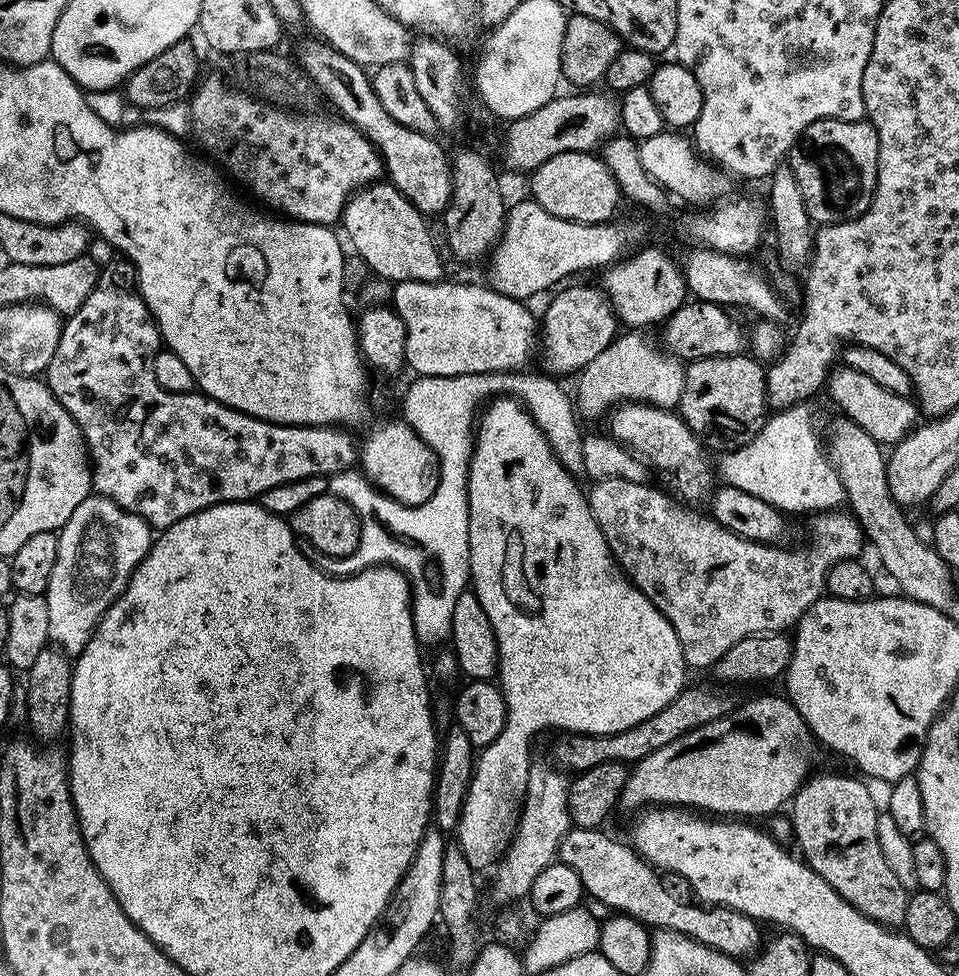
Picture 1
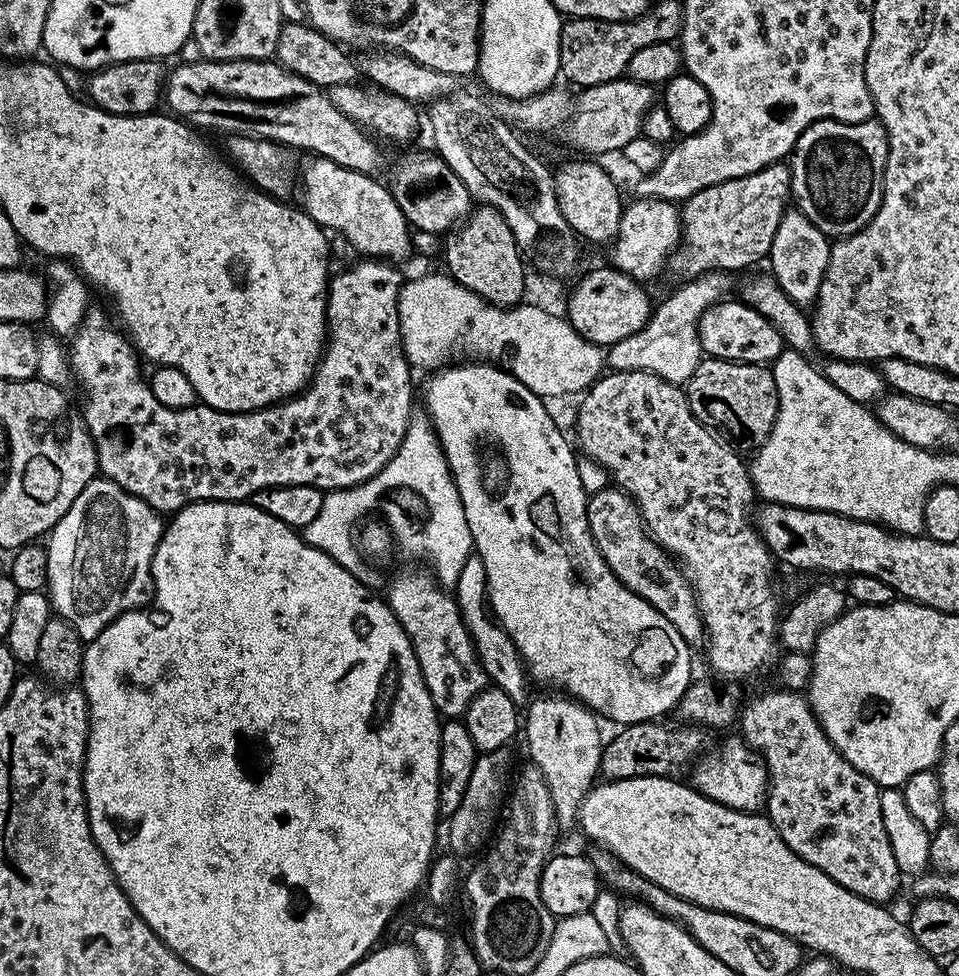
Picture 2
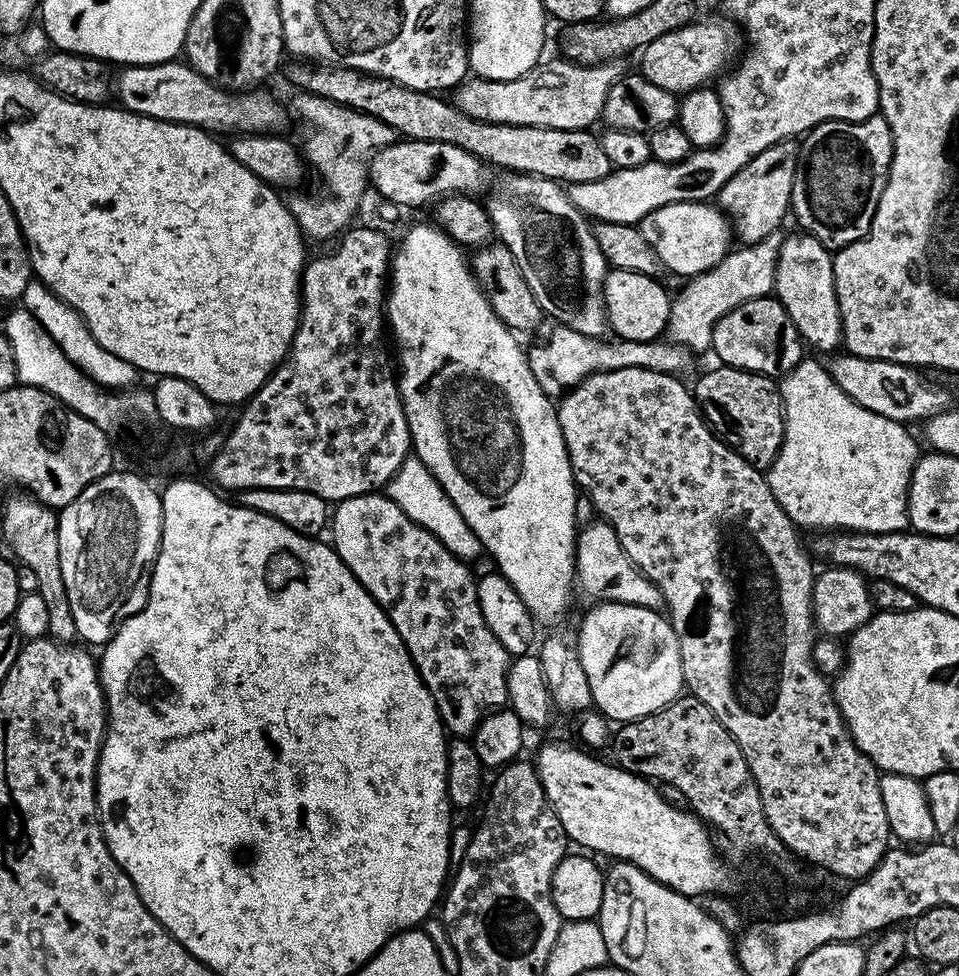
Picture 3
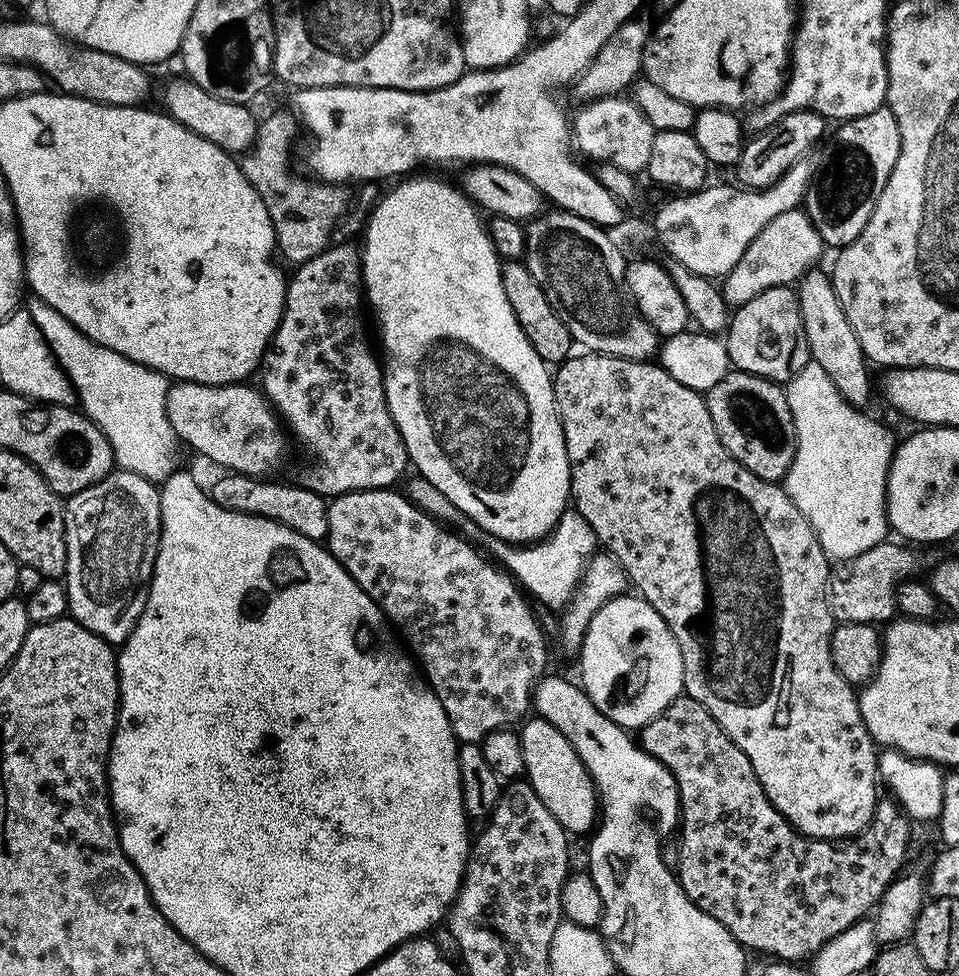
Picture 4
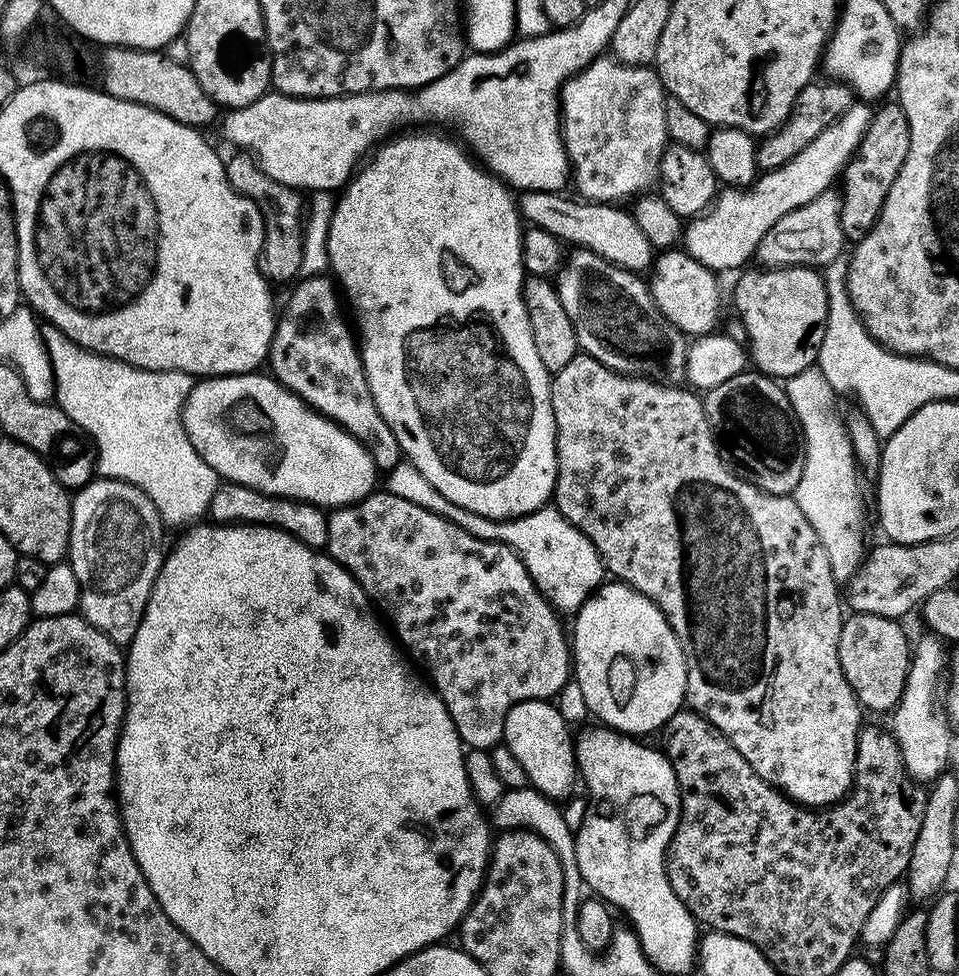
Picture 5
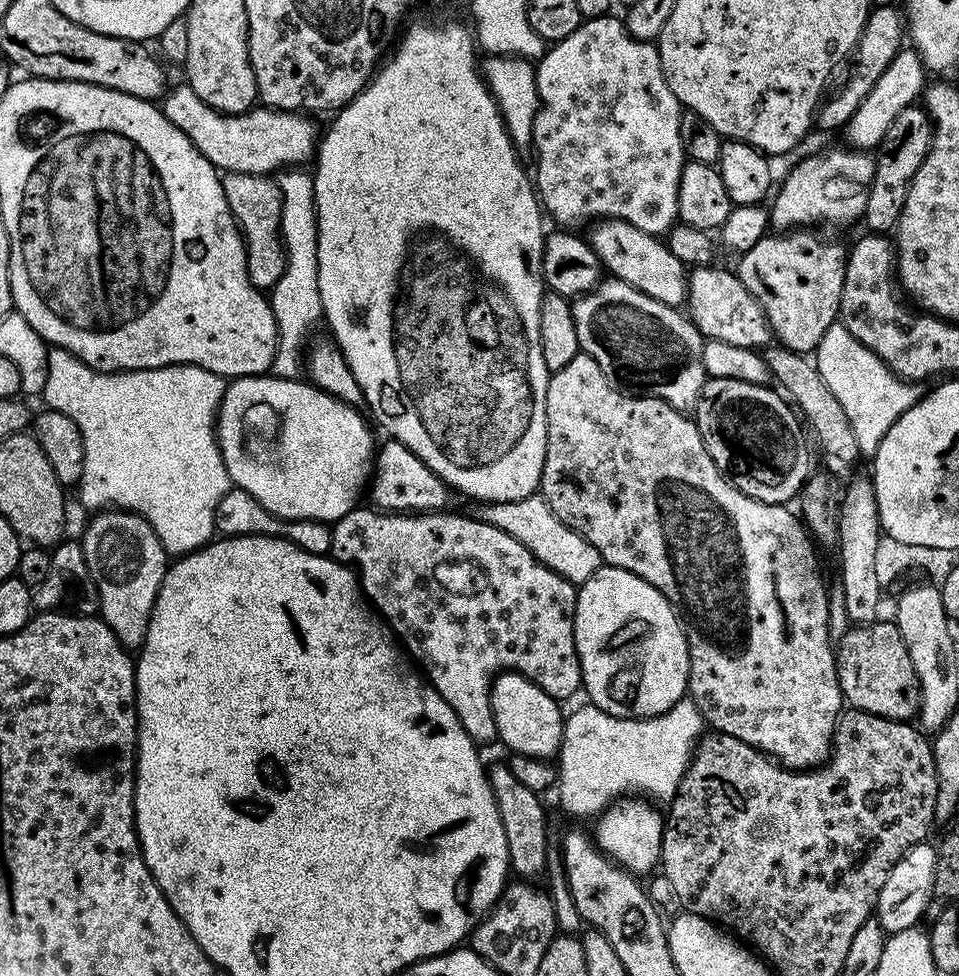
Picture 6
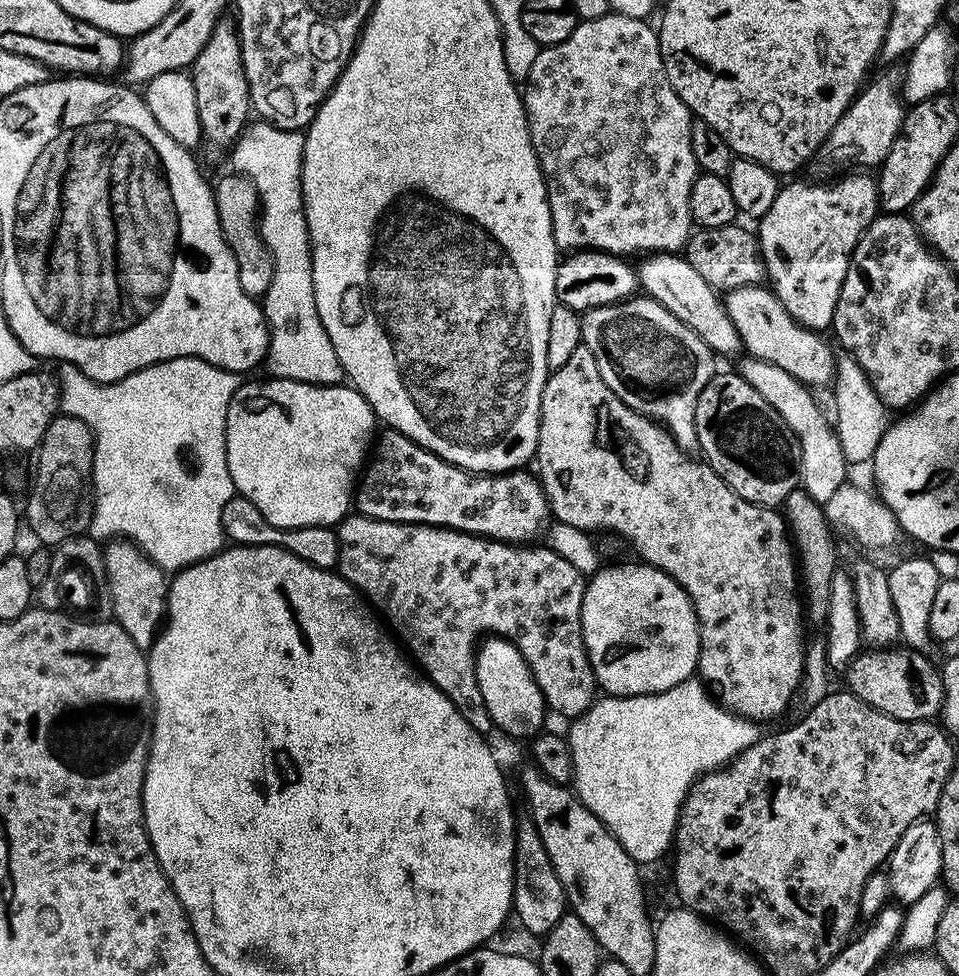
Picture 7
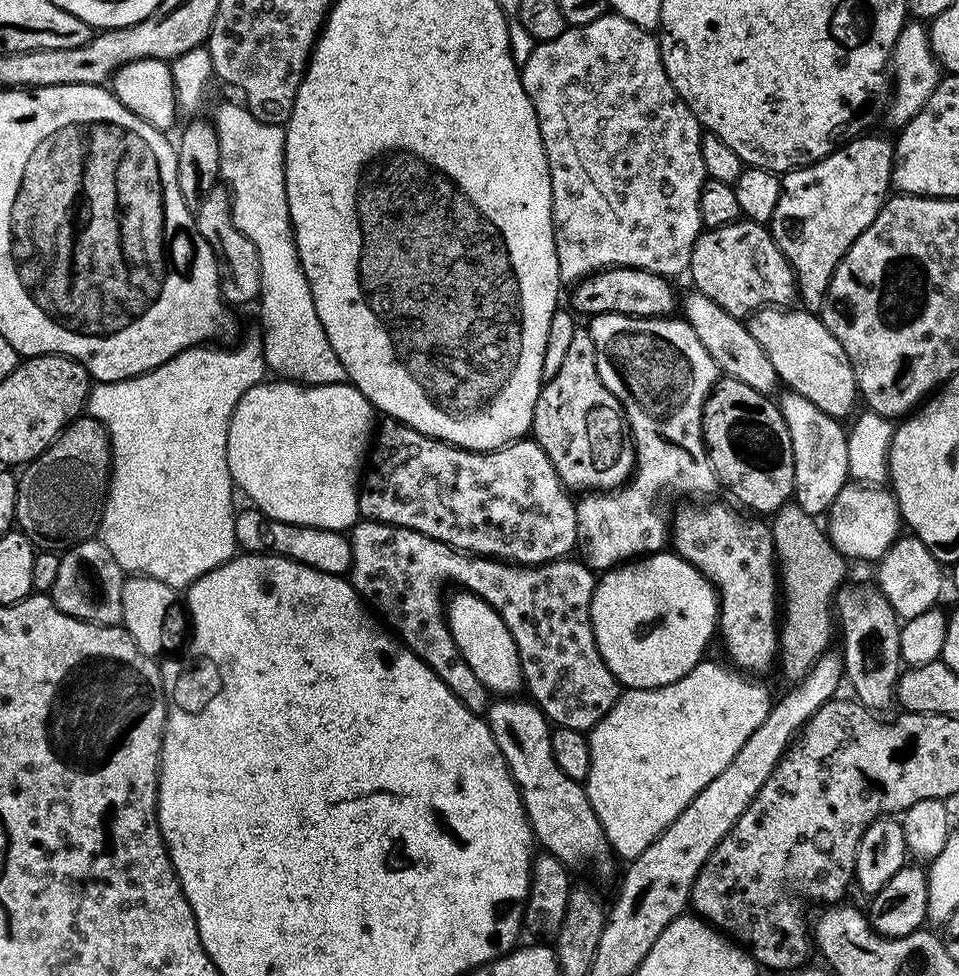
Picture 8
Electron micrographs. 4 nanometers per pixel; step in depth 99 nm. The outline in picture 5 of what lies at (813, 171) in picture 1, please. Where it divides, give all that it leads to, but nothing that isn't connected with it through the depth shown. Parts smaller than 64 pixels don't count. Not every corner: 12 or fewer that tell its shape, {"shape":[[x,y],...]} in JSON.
{"shape":[[899,103],[873,115],[842,173],[845,241],[876,225],[910,130]]}

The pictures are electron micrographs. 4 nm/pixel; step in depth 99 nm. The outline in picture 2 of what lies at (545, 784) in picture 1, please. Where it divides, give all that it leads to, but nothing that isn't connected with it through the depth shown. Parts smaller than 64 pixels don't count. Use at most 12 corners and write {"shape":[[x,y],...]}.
{"shape":[[567,694],[522,720],[557,825],[577,823],[597,779],[601,721]]}

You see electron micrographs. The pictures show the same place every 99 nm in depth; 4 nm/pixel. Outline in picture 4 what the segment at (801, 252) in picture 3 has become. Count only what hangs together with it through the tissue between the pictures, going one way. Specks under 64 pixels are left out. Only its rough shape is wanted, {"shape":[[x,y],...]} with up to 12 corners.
{"shape":[[827,271],[795,285],[809,357],[853,408],[869,361]]}

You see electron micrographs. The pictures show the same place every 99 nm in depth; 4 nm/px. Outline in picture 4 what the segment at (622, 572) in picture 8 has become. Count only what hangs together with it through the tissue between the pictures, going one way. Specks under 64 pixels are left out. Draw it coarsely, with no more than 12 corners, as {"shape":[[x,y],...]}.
{"shape":[[636,594],[590,622],[578,680],[625,730],[684,692],[682,650]]}

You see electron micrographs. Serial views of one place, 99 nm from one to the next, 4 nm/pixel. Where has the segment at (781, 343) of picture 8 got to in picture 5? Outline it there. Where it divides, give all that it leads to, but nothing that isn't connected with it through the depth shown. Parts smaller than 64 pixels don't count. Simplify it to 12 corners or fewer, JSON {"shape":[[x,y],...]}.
{"shape":[[683,250],[650,269],[657,310],[685,337],[715,333],[717,273]]}

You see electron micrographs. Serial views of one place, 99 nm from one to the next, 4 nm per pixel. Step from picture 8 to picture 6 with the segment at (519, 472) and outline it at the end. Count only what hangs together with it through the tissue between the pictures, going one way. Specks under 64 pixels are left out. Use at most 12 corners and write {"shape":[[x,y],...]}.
{"shape":[[391,438],[375,449],[371,503],[419,514],[449,507],[450,489]]}

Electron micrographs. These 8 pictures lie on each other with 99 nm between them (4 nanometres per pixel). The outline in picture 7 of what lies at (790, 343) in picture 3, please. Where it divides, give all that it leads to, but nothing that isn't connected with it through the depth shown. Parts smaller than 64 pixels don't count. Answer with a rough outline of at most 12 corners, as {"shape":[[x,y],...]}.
{"shape":[[875,175],[785,183],[758,220],[772,293],[831,329]]}

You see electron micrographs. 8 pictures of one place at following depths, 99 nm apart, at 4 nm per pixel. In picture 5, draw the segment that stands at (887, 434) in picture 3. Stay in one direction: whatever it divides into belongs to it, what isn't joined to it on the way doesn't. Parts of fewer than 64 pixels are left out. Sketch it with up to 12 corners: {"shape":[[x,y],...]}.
{"shape":[[819,367],[782,387],[804,431],[794,499],[836,583],[866,550],[862,477]]}

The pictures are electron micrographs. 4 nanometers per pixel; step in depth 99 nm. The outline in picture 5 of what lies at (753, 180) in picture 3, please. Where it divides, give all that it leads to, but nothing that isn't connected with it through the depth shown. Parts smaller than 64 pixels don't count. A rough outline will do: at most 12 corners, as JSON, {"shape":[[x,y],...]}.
{"shape":[[813,82],[788,121],[756,146],[760,170],[806,150],[854,102],[846,84]]}

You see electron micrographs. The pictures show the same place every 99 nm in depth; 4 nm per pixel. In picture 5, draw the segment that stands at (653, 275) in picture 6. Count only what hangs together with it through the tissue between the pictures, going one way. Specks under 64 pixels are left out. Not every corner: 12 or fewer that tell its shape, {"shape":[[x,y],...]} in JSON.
{"shape":[[520,192],[529,225],[637,274],[654,249],[631,211]]}

